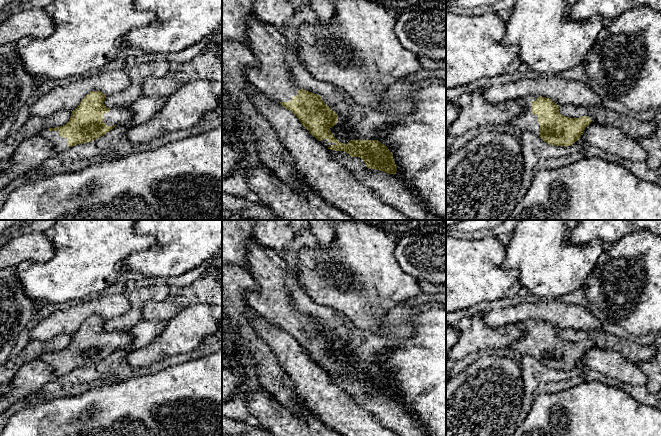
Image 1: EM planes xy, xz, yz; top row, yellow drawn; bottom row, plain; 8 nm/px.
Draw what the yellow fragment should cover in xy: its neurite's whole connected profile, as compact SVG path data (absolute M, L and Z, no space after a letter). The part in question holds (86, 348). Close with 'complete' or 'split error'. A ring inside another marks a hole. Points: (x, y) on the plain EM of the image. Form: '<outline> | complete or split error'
M100 315L90 316L81 324L77 332L72 335L71 341L65 349L44 353L39 359L52 367L55 377L60 377L77 368L94 365L112 354L115 350L130 348L133 340L129 332L108 332L104 328L105 322L106 319Z | split error

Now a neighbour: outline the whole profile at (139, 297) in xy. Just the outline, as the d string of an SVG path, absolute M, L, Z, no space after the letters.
M152 284L142 286L127 293L131 308L119 317L106 320L104 328L108 332L126 331L128 332L133 326L143 319L143 307L149 301L163 301L172 292L172 288L165 284Z

